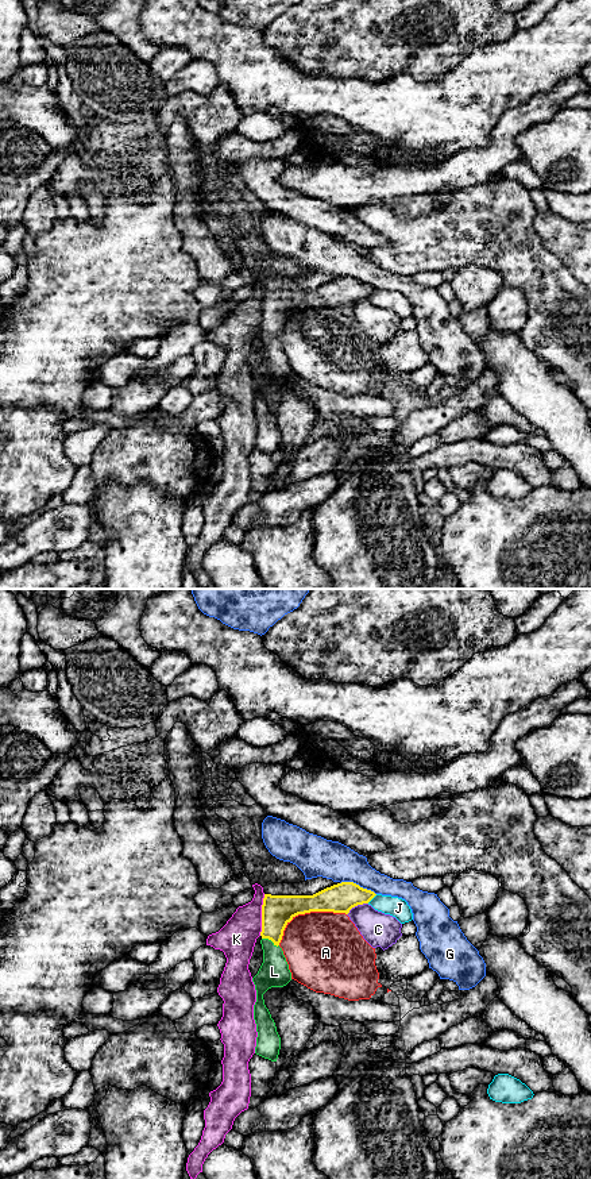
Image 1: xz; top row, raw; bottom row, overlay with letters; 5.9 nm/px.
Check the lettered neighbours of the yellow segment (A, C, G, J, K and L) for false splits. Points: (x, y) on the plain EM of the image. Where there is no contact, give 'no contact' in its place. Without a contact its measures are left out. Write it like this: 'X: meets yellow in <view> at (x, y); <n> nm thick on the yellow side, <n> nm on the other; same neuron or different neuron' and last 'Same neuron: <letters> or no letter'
A: meets yellow in xz at (306, 307); 190 nm thick on the yellow side, 460 nm on the other; different neuron
C: meets yellow in xz at (356, 300); 180 nm thick on the yellow side, 200 nm on the other; different neuron
G: meets yellow in xz at (358, 280); 180 nm thick on the yellow side, 220 nm on the other; different neuron
J: meets yellow in xz at (371, 293); 180 nm thick on the yellow side, 120 nm on the other; different neuron
K: meets yellow in xz at (262, 309); 190 nm thick on the yellow side, 220 nm on the other; different neuron
L: meets yellow in xz at (270, 334); 190 nm thick on the yellow side, 180 nm on the other; same neuron
Same neuron: L

